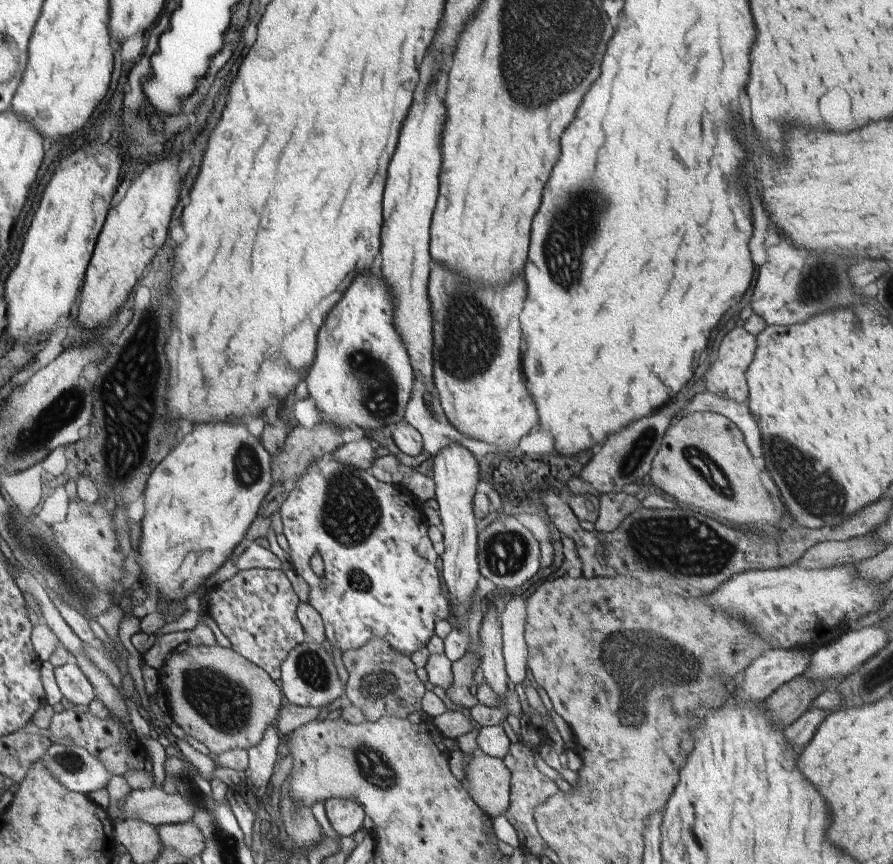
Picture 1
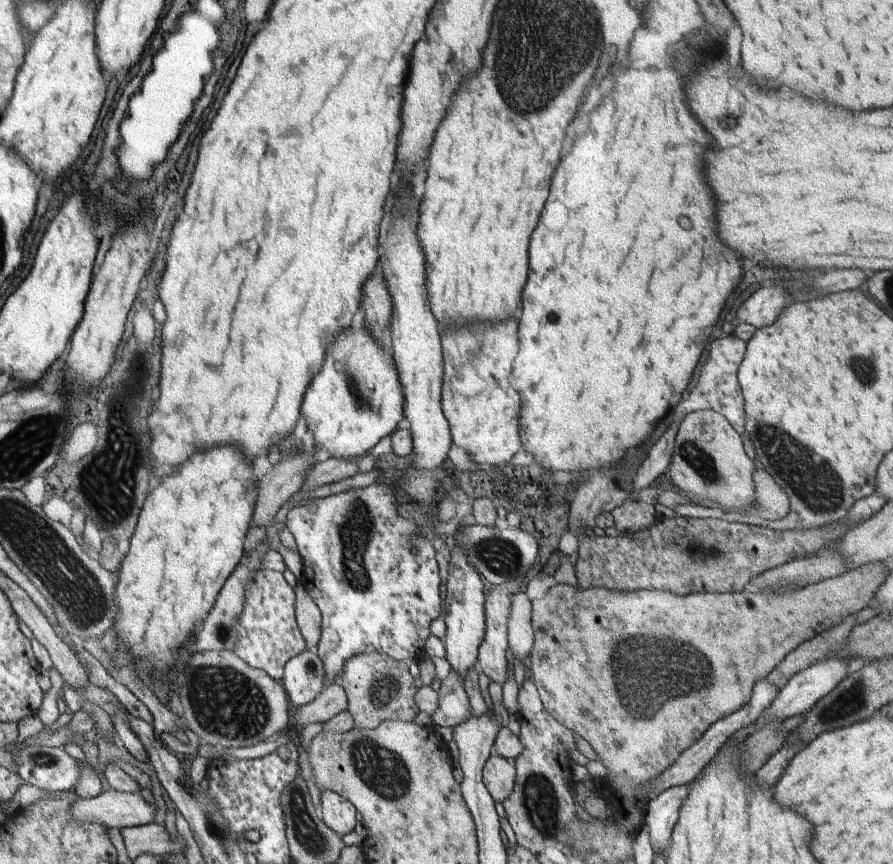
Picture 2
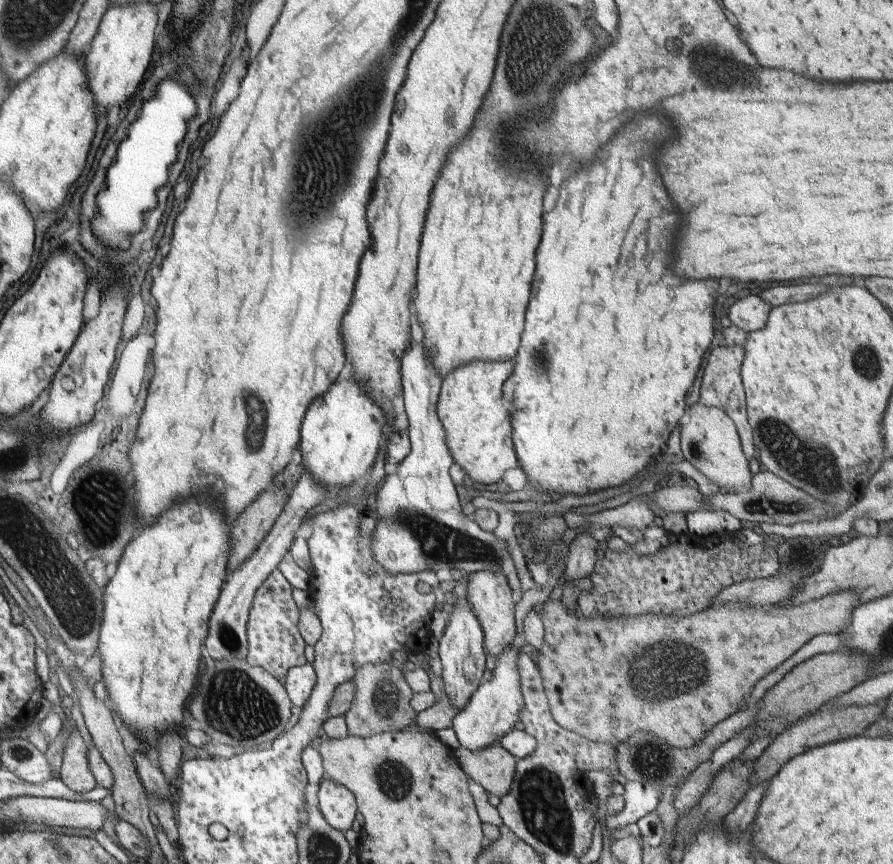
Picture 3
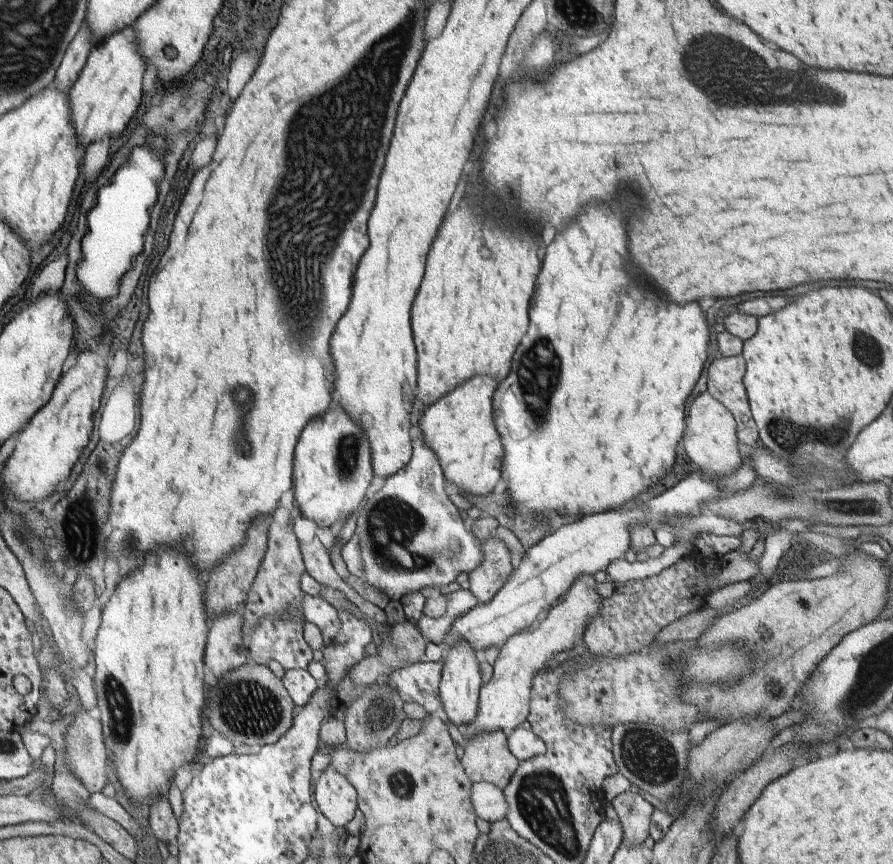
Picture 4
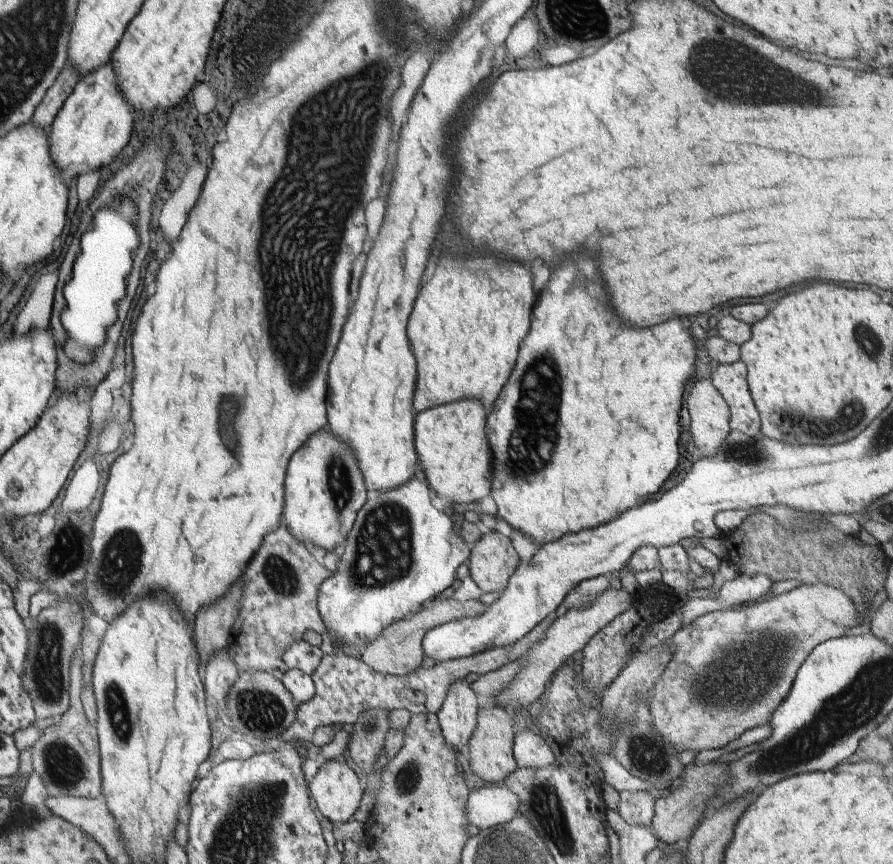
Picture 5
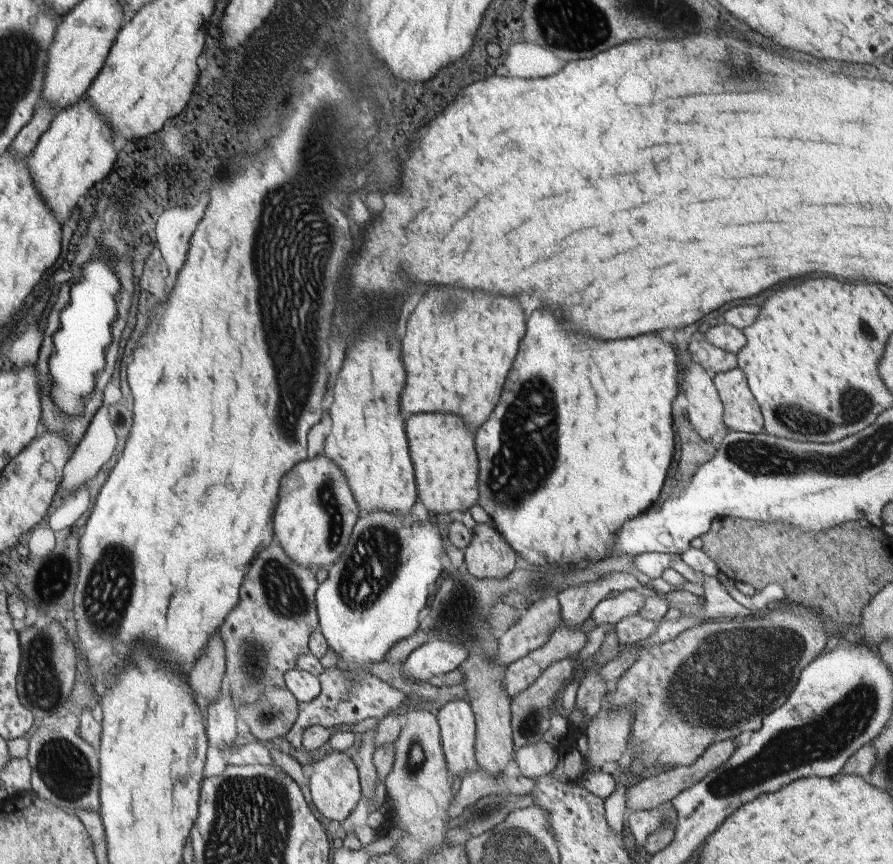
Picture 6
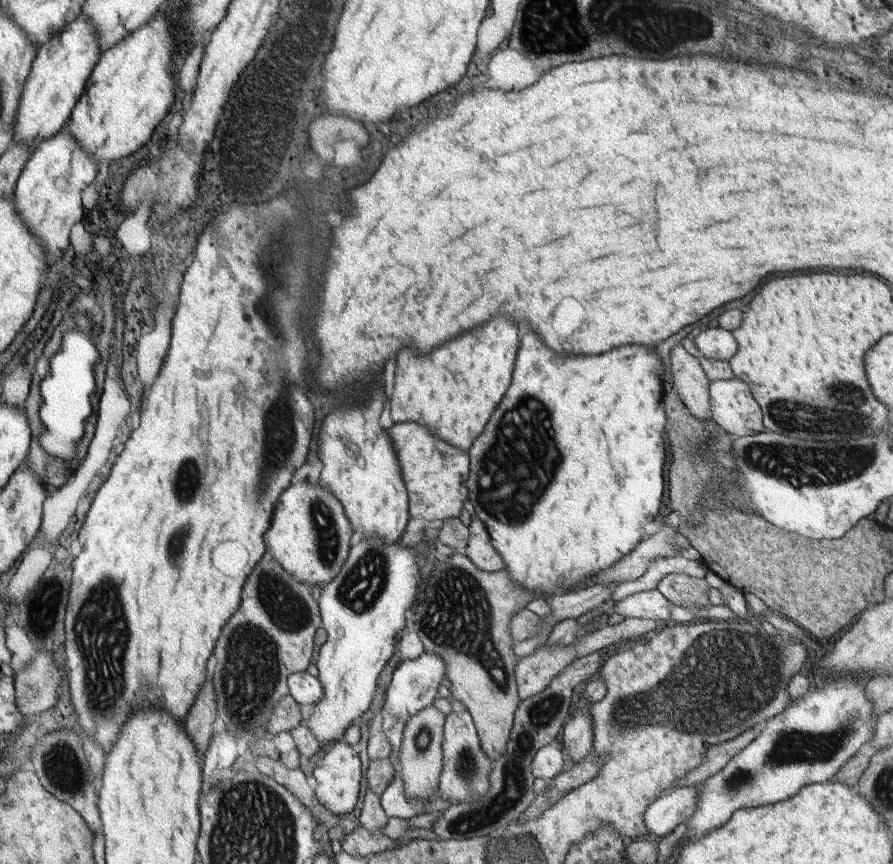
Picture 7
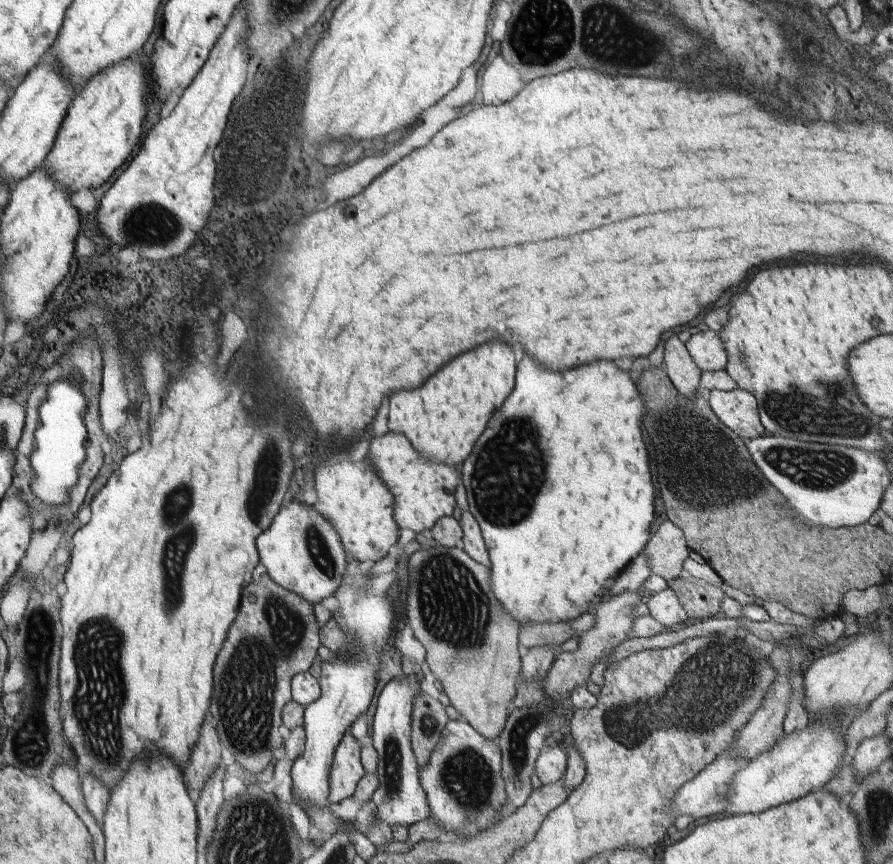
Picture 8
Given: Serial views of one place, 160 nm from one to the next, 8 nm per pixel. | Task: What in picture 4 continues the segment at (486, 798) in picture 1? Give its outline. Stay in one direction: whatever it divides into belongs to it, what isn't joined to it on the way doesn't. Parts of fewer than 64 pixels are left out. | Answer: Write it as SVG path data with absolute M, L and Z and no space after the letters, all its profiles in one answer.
M500 730L482 732L468 740L462 766L473 783L488 782L504 790L520 766L508 748L507 734Z

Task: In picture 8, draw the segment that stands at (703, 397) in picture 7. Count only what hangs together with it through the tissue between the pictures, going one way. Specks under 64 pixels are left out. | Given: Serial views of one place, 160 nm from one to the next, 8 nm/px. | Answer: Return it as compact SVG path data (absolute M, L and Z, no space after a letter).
M676 335L666 341L663 362L667 376L680 394L690 398L696 396L702 371L694 364L685 344Z

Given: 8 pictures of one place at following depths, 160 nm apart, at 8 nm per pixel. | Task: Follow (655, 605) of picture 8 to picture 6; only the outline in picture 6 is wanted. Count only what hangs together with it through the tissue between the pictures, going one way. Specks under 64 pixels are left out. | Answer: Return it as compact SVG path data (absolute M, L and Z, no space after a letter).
M626 590L614 596L614 598L602 600L594 608L590 618L592 618L596 626L605 624L616 626L626 616L639 614L642 611L644 602L646 602L645 596L638 594L634 590Z

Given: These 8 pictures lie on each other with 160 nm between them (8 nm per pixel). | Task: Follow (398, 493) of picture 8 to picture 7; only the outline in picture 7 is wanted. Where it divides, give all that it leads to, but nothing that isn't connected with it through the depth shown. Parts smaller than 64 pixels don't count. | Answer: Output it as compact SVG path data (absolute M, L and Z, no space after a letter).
M394 423L387 430L391 438L401 475L409 498L409 515L412 519L419 517L424 520L443 520L459 518L468 496L466 481L469 477L469 453L462 452L459 448L444 442L431 433L426 426L418 423Z

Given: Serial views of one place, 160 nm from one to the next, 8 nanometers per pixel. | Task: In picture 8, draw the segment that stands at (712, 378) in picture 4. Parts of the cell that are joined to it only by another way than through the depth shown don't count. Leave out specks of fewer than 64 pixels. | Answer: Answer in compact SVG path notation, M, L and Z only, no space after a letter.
M740 388L733 391L712 389L708 400L721 422L746 442L766 434L757 400L748 391Z

